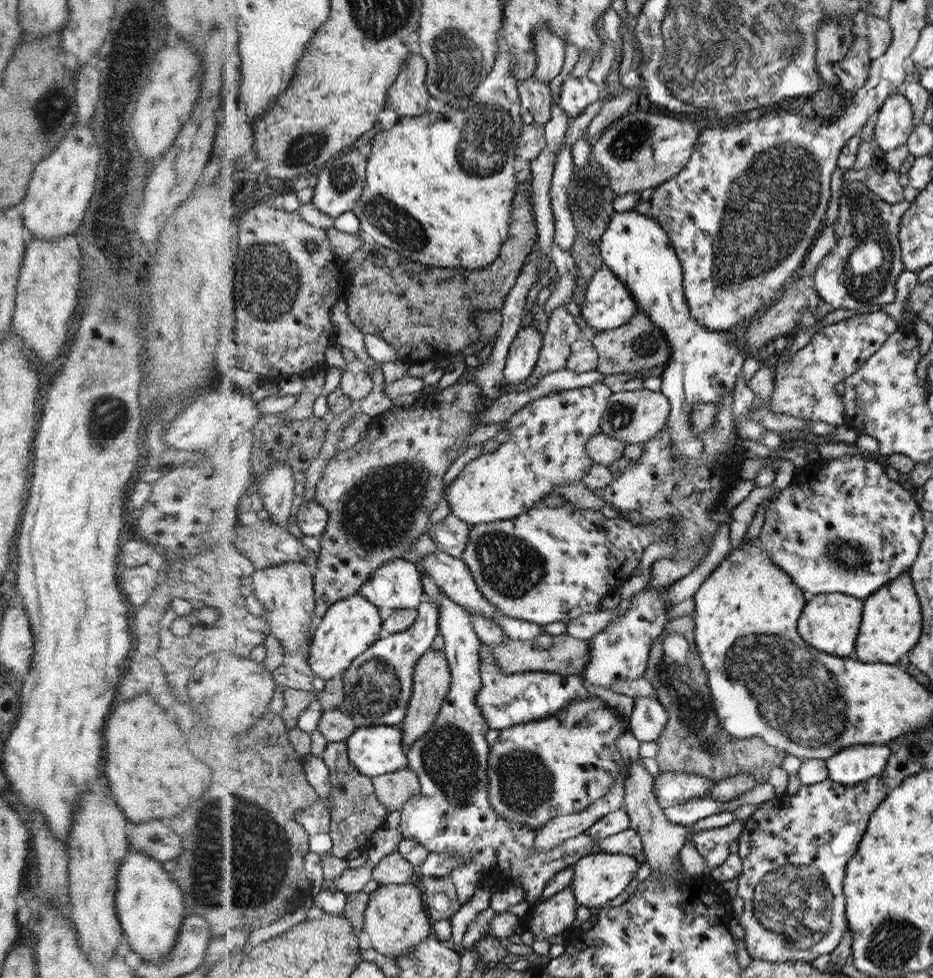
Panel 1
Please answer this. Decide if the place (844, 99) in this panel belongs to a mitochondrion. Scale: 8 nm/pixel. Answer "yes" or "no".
no

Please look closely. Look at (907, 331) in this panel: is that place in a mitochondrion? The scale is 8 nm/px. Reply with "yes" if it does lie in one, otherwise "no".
no

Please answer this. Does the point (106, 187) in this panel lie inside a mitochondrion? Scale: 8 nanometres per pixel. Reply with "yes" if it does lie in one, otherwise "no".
no

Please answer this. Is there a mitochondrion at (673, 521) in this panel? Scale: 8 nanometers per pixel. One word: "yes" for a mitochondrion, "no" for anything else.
no

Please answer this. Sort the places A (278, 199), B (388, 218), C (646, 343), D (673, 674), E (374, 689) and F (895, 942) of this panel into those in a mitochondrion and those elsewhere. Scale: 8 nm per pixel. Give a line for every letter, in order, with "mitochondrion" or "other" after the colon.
A: other
B: mitochondrion
C: mitochondrion
D: mitochondrion
E: mitochondrion
F: mitochondrion

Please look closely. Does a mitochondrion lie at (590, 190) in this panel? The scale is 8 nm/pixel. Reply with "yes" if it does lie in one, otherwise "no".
yes

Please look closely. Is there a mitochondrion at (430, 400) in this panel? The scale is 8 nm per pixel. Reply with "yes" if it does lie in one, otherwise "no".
no

